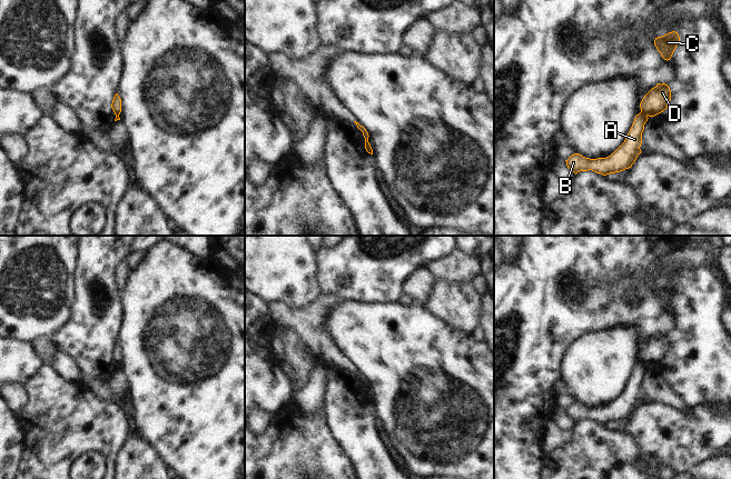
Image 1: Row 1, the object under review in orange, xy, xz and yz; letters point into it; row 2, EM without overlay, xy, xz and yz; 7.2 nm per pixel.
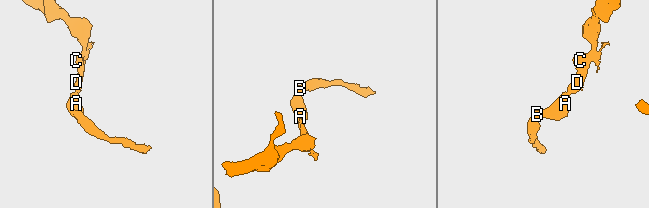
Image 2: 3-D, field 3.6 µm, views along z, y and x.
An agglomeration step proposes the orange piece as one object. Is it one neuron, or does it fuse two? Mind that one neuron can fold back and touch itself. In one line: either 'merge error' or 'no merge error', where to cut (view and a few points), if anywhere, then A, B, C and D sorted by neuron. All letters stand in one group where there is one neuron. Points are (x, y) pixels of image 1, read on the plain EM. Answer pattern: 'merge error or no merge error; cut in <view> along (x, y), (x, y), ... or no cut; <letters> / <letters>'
merge error; cut in yz along (641, 360), (646, 365); A B / C D

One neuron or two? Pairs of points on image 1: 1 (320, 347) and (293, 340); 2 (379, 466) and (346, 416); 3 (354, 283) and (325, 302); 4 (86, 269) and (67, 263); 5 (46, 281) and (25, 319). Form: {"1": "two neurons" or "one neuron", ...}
{"1": "two neurons", "2": "one neuron", "3": "two neurons", "4": "two neurons", "5": "one neuron"}

